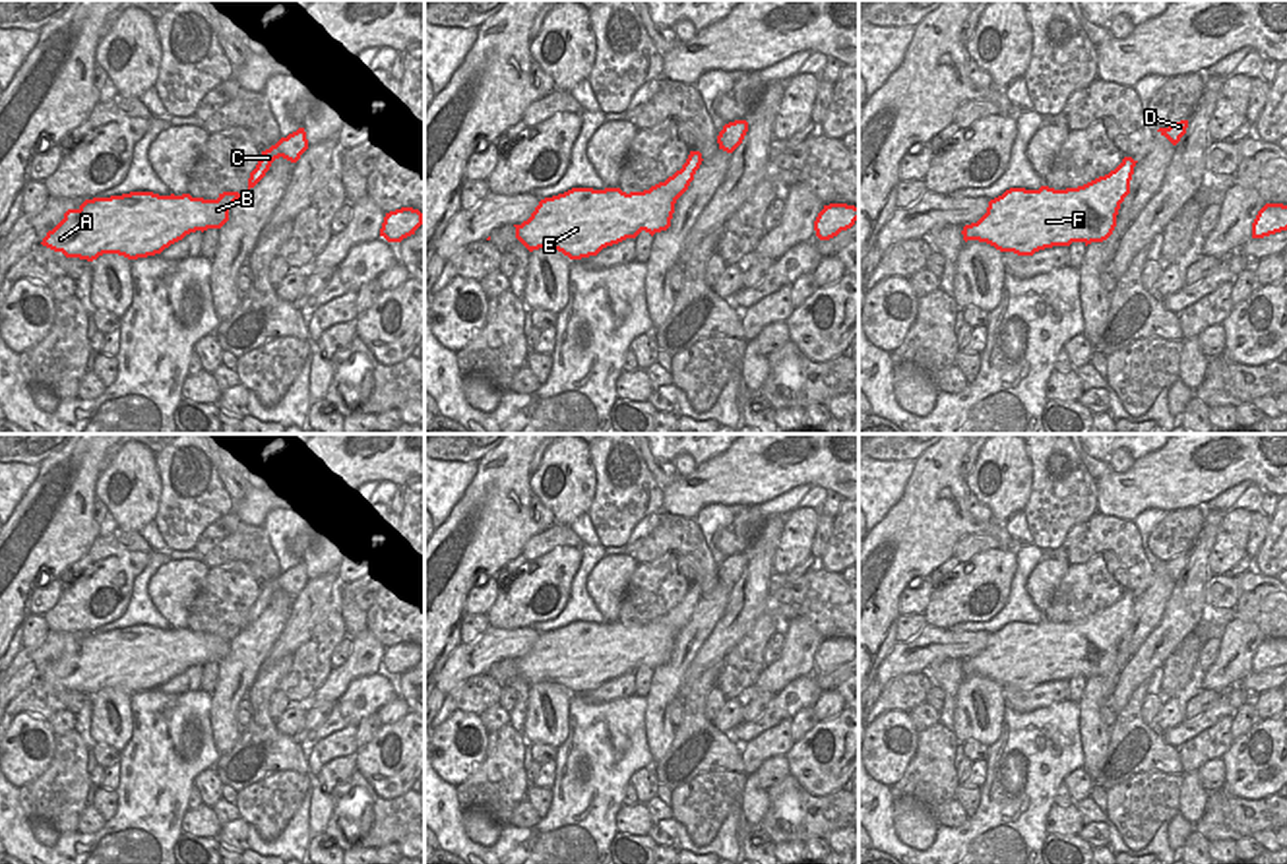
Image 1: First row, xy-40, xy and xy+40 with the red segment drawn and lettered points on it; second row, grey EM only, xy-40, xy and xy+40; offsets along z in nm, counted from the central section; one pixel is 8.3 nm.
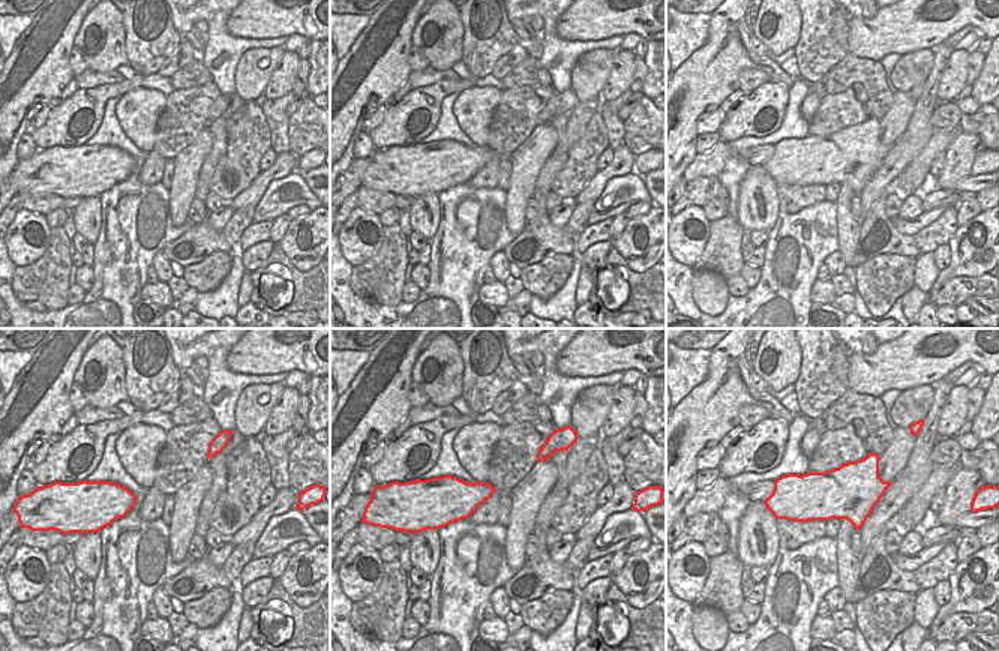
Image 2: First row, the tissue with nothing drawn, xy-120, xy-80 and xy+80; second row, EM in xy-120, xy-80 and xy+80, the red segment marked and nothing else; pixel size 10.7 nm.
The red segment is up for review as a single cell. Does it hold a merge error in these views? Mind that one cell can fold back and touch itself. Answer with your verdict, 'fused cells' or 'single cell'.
single cell

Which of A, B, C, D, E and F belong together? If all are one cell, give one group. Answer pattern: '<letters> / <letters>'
A B C D E F

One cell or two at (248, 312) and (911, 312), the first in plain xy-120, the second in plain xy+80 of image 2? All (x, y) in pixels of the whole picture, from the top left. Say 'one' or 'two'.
two

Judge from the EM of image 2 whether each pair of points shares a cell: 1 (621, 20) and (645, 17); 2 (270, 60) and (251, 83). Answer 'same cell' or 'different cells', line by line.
1: same cell
2: same cell

